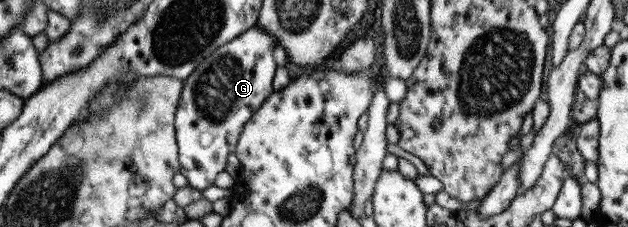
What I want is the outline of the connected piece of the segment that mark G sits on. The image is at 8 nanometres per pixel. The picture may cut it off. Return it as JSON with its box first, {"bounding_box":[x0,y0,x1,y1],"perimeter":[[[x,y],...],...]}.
{"bounding_box":[174,26,277,190],"perimeter":[[[253,26],[233,40],[217,47],[209,56],[196,63],[193,72],[183,80],[183,87],[174,112],[174,133],[178,146],[178,172],[185,176],[190,187],[203,190],[213,185],[215,176],[225,168],[227,156],[234,152],[243,125],[274,91],[272,80],[277,64],[271,54],[275,47],[276,40],[270,34]]]}

